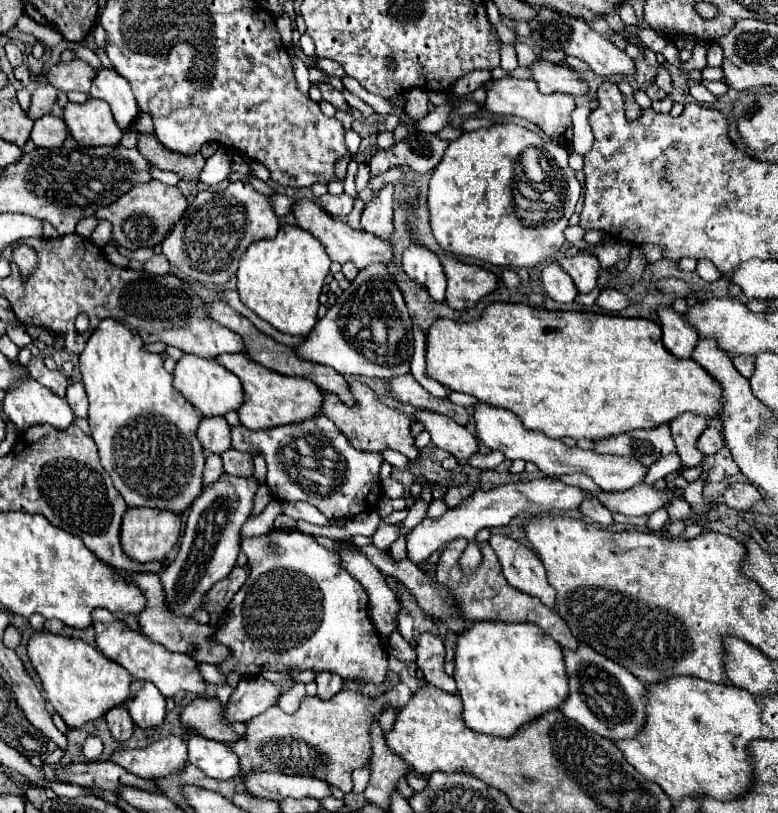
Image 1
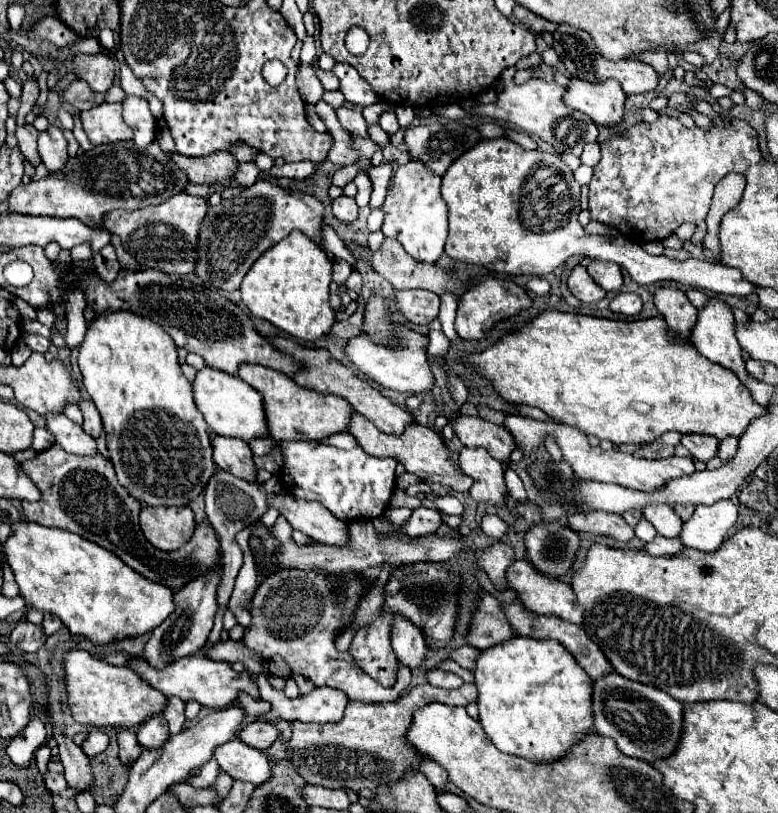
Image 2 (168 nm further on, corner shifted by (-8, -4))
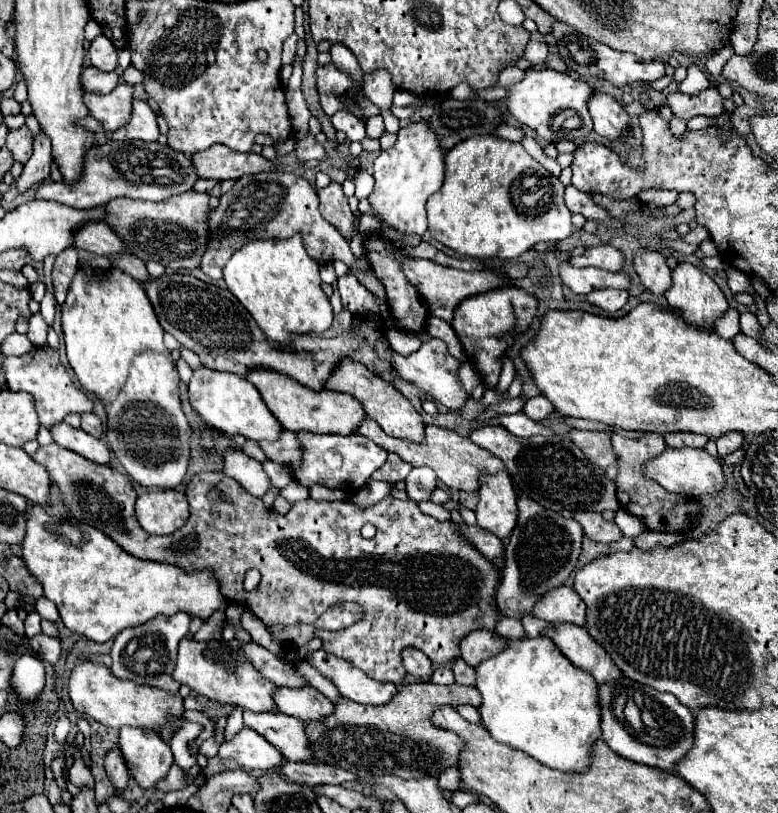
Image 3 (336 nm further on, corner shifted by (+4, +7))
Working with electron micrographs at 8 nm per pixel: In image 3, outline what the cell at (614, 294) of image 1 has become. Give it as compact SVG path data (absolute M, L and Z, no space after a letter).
M604 288L604 290L594 290L588 294L588 302L600 306L606 312L616 312L620 310L628 300L626 290L616 290L616 288Z

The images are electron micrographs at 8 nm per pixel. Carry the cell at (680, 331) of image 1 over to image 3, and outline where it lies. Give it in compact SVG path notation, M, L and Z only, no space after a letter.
M638 252L634 260L634 270L640 276L640 282L656 296L662 296L672 282L670 268L666 258L660 252Z

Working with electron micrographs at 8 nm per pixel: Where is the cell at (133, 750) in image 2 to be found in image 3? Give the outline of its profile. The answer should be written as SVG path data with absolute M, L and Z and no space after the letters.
M112 748L112 750L108 750L108 752L106 752L104 768L106 768L106 774L108 774L110 782L114 784L114 788L124 790L124 788L128 786L130 772L128 772L126 762L122 762L122 752L120 752L118 748Z

